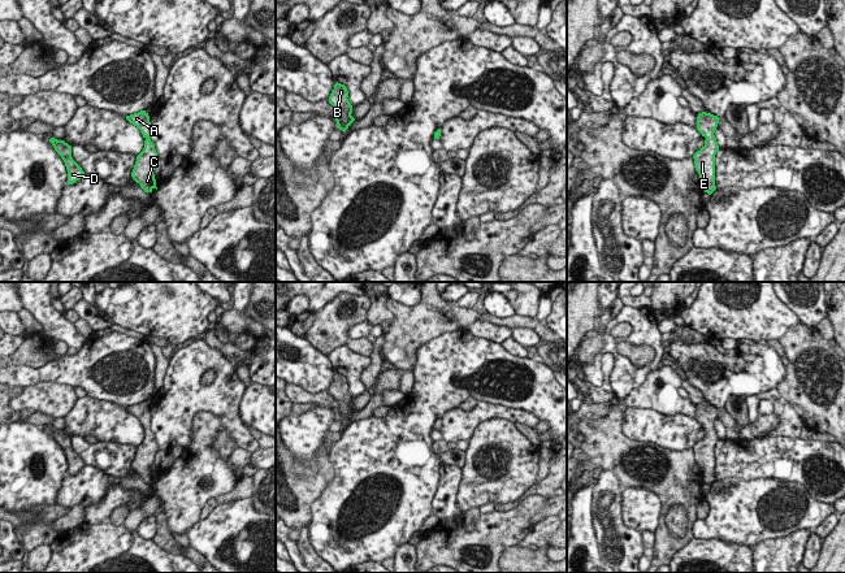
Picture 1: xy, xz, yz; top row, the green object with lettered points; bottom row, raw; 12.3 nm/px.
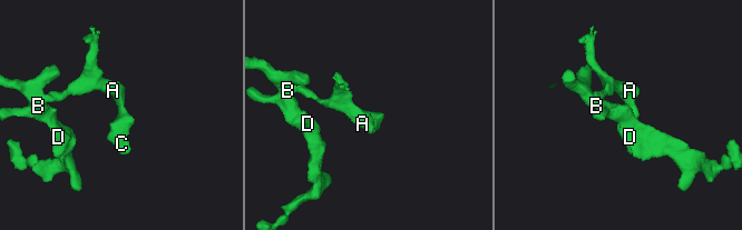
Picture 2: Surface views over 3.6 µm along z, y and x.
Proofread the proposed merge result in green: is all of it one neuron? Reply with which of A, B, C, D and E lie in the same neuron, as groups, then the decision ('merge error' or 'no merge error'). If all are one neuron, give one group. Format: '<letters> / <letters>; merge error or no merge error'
A B C D E; no merge error

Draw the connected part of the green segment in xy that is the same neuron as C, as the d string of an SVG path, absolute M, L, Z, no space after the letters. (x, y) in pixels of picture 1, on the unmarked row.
M140 401L138 404L126 407L126 411L136 417L144 431L143 442L136 447L136 452L134 460L131 463L133 470L140 476L144 483L152 483L156 478L155 470L155 455L159 452L157 443L155 440L155 435L151 433L151 413L150 407L146 401Z

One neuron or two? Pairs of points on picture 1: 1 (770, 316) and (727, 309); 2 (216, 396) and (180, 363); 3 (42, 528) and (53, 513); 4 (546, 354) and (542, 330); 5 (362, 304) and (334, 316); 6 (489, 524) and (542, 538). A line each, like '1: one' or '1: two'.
1: one
2: one
3: one
4: two
5: one
6: two

